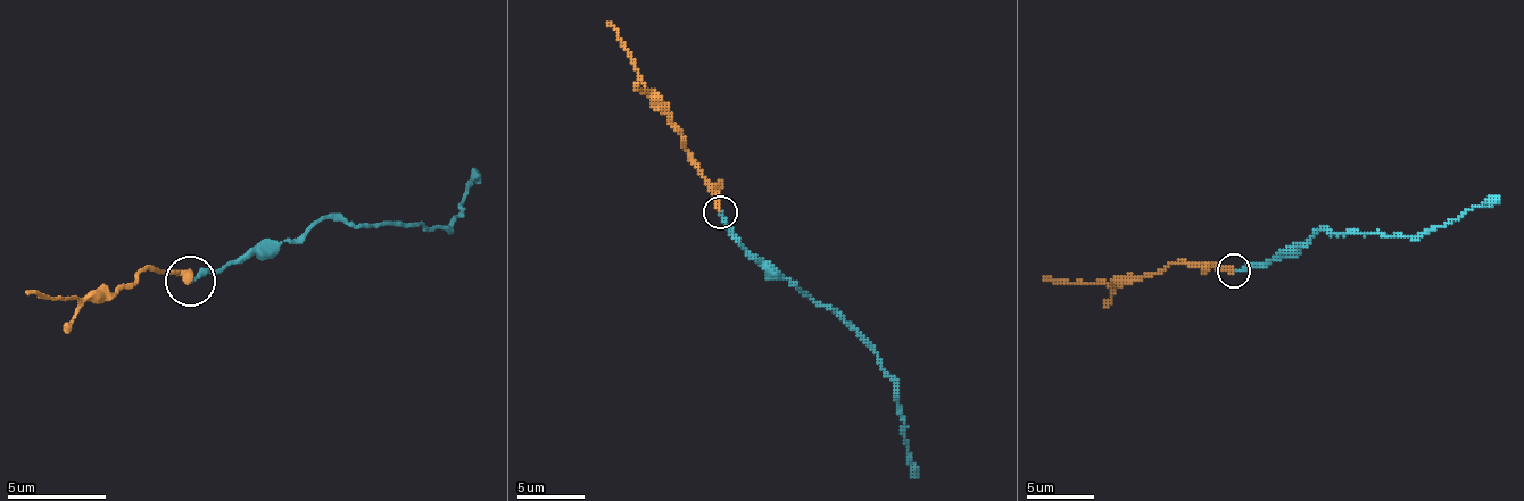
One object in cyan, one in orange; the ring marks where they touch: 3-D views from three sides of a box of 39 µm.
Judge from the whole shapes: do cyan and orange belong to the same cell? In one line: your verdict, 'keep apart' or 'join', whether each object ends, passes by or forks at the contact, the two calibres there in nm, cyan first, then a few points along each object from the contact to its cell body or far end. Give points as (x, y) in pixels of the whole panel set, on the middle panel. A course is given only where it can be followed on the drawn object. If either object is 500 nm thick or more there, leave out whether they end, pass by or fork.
join | cyan ends | orange ends | 160/320 nm | cyan via (719, 211), (739, 241), (856, 332), (894, 383), (894, 400), (904, 416), (908, 464), (914, 477) | orange via (719, 211), (719, 194), (665, 107), (645, 86), (618, 33), (607, 23)

